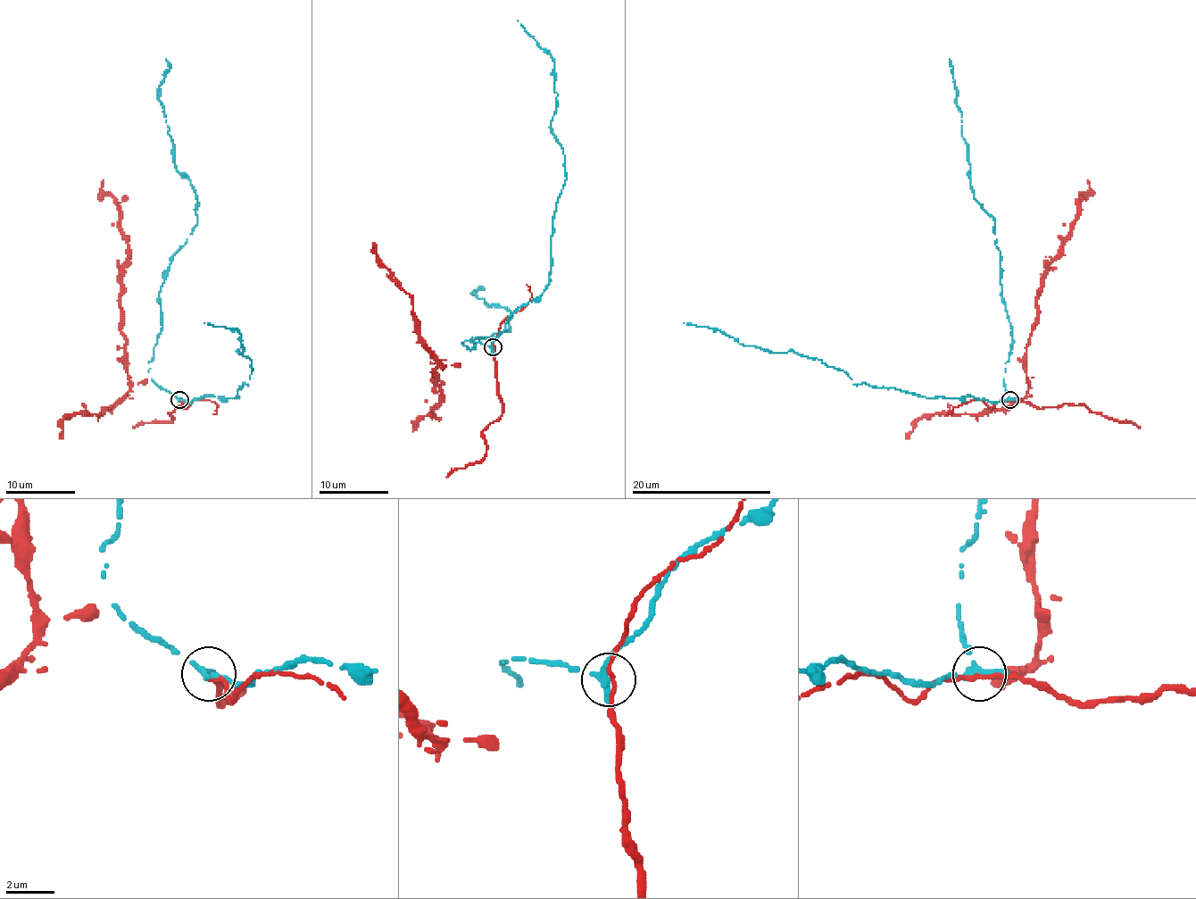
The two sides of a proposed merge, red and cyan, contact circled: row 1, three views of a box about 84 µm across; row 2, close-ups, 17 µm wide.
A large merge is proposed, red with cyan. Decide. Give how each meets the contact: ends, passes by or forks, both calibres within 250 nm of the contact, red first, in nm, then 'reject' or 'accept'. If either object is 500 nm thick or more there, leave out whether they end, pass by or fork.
red passes by | cyan ends | 170/440 nm | accept

